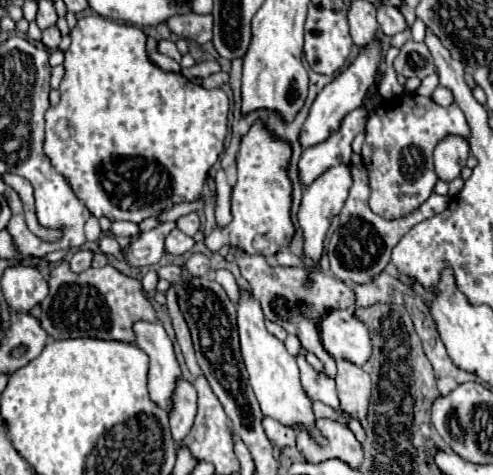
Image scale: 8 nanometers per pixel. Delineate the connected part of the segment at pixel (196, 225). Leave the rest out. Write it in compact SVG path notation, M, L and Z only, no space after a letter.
M190 213L190 215L180 217L176 223L178 223L178 229L184 231L186 235L190 235L190 237L192 237L196 231L200 231L200 219L198 219L196 213Z

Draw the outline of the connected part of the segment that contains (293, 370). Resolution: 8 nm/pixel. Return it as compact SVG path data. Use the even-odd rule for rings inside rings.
M242 291L240 303L238 303L238 333L240 333L240 347L242 347L242 359L250 373L250 385L256 393L256 399L260 403L260 409L264 415L274 417L282 425L294 429L294 431L308 431L308 435L320 445L326 445L326 437L316 429L316 417L312 409L312 399L306 395L300 383L300 373L296 365L296 357L292 357L284 343L276 339L272 333L264 327L264 313L260 311L260 303L248 293Z

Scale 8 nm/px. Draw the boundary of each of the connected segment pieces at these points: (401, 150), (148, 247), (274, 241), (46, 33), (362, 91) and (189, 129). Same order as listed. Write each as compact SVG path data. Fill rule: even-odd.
M400 95L376 105L374 111L368 115L366 141L362 145L362 161L370 173L370 209L384 219L396 219L416 211L416 207L420 207L420 203L424 203L432 195L432 189L438 181L432 165L432 151L448 135L461 136L467 141L470 138L468 121L456 103L452 103L450 107L440 107L430 97Z
M174 221L162 223L160 227L146 231L140 237L132 239L132 243L126 251L126 261L134 267L156 265L160 261L160 257L164 255L164 239L166 239L168 231L172 231L174 227L176 227Z
M260 121L252 125L248 135L242 139L236 159L238 181L232 191L232 221L226 227L216 227L216 231L206 237L204 243L210 251L220 251L224 245L236 245L248 255L272 257L280 247L288 245L294 235L294 225L290 221L292 185L286 175L290 153L290 143L276 139Z
M56 25L42 31L42 43L44 43L46 49L50 49L50 51L58 49L58 45L60 45L60 31L58 31Z
M374 41L374 43L370 43L368 47L364 47L364 49L360 51L360 55L358 55L330 85L326 85L326 87L318 93L318 97L314 99L314 103L312 103L312 107L310 107L310 113L308 113L308 117L306 117L304 125L302 125L300 137L298 137L302 149L314 147L314 145L326 141L332 133L336 133L336 131L340 129L342 119L344 119L350 111L354 111L354 109L358 109L358 107L362 105L362 99L366 97L366 91L368 91L368 87L370 87L372 81L374 81L378 63L380 63L380 43Z
M88 15L88 17L78 19L76 27L70 31L70 39L72 39L72 45L64 53L64 69L66 69L66 73L64 73L64 79L60 83L62 99L58 103L58 109L56 107L50 107L48 113L46 113L44 153L50 159L52 167L60 175L64 175L64 179L70 183L70 187L76 193L76 197L98 219L100 217L106 217L110 221L124 219L124 221L132 221L132 223L140 223L146 217L158 217L162 211L168 211L168 209L172 209L178 203L198 199L200 193L202 193L204 181L208 177L208 167L212 167L218 161L220 154L225 148L226 119L228 119L228 107L230 107L226 93L222 89L204 89L202 85L186 79L182 73L168 73L168 71L162 71L160 67L156 67L148 59L148 53L146 53L146 35L138 27L134 27L134 25L116 23L116 21L110 21L106 17L100 17L100 15ZM60 119L66 119L68 125L70 125L70 129L64 133L64 137L60 137L54 131L56 123Z

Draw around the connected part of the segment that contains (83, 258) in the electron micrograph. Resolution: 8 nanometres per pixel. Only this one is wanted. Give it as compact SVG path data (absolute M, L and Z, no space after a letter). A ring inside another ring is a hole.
M88 249L78 251L78 253L72 255L72 259L70 259L68 263L70 263L70 269L72 269L74 273L82 273L82 271L86 271L86 269L90 267L90 263L92 263L92 251L88 251Z

